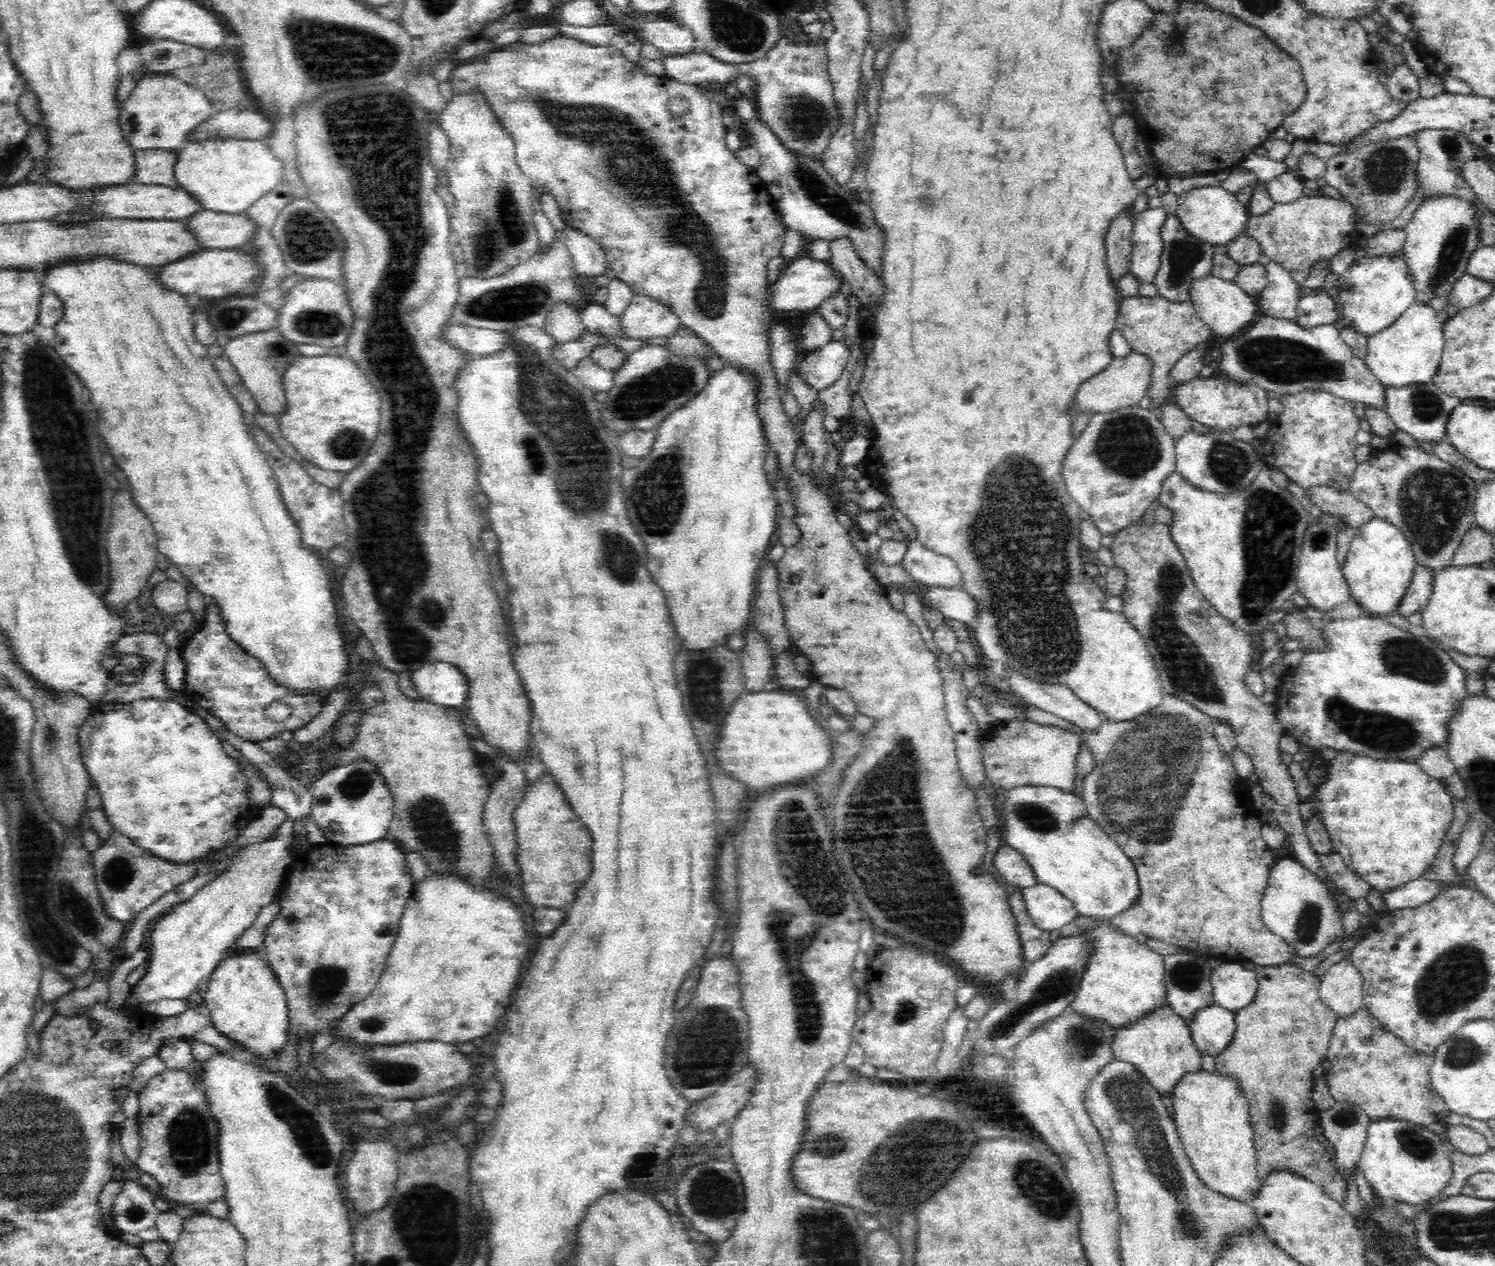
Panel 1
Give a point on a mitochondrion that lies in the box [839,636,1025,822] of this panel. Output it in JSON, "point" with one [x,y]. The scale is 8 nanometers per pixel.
{"point":[895,775]}

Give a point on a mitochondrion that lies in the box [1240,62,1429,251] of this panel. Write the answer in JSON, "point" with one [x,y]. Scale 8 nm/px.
{"point":[1383,173]}

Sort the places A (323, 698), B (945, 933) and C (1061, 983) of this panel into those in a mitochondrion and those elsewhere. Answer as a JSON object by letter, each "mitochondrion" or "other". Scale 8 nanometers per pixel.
{"A":"other","B":"mitochondrion","C":"mitochondrion"}

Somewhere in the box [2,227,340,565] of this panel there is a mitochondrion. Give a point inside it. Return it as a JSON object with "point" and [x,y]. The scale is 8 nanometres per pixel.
{"point":[230,317]}

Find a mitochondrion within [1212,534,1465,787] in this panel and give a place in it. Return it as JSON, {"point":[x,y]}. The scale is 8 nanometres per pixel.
{"point":[1378,732]}

